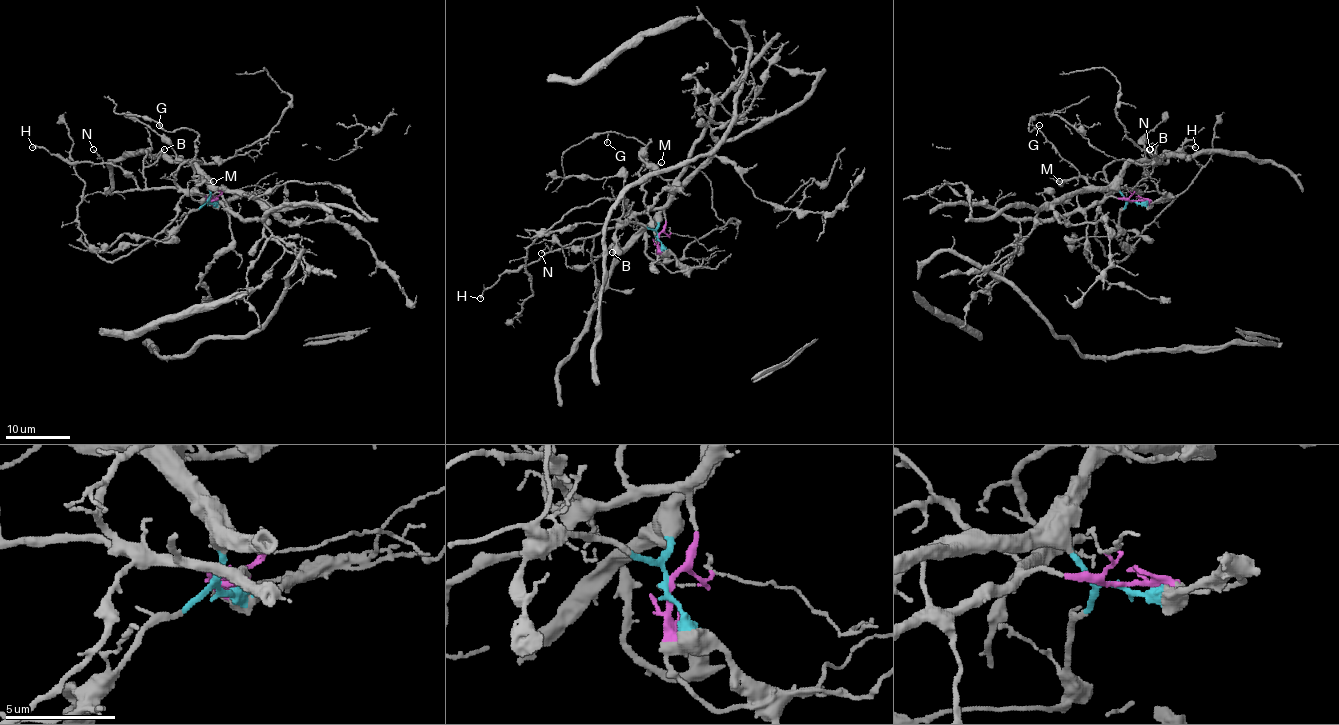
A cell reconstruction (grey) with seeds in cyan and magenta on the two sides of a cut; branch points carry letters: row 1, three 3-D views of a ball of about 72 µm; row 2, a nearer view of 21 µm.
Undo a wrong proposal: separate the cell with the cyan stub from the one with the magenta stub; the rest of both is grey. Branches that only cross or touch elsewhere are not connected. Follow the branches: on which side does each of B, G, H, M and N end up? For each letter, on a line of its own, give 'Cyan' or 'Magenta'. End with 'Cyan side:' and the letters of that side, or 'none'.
B: Magenta
G: Magenta
H: Magenta
M: Magenta
N: Magenta
Cyan side: none

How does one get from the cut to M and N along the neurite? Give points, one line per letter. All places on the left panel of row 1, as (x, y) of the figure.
M: (210, 200), (217, 197), (201, 195), (194, 178), (198, 176), (207, 183), (214, 181)
N: (210, 200), (217, 197), (186, 194), (174, 187), (140, 189), (130, 175), (106, 163), (94, 149)

